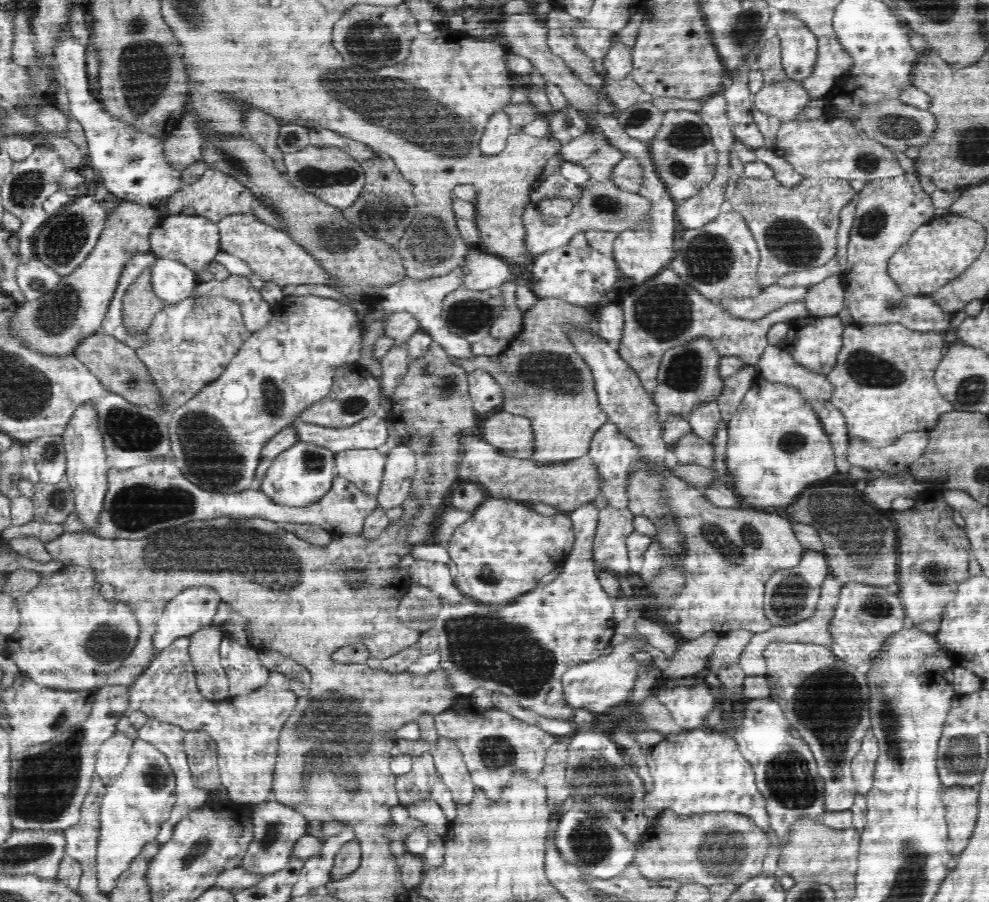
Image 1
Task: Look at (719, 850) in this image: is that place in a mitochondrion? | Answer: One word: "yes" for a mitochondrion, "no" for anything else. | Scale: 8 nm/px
yes

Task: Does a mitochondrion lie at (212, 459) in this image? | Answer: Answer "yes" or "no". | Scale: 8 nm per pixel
yes

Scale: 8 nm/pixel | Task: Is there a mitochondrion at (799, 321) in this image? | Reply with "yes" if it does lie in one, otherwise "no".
no

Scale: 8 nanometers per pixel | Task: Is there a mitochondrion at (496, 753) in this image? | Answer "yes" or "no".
yes

